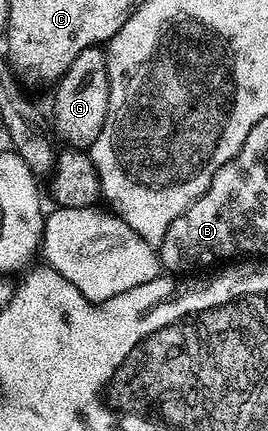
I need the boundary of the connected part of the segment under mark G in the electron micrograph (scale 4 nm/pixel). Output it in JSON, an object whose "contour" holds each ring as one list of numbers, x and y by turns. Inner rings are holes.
{"contour":[[100,47,86,48,69,65,55,85,53,127,70,148,90,148,104,126,108,114,108,71,106,52]]}

